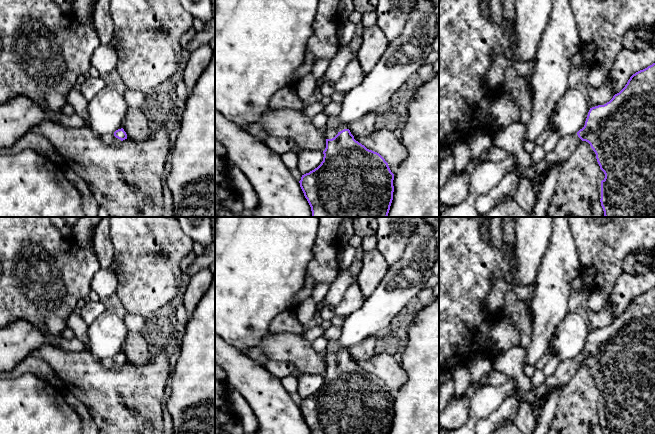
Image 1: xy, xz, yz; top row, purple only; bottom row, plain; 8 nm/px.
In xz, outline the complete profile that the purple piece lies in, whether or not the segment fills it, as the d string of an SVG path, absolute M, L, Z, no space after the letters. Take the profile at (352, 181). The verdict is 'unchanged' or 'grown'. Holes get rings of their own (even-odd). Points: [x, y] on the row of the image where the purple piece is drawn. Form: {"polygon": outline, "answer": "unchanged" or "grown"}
{"polygon": "M338 116L328 117L324 131L326 148L323 151L323 161L317 168L302 175L299 181L311 207L312 217L387 217L394 192L394 174L388 163L379 153L356 141L348 125L341 123Z", "answer": "grown"}

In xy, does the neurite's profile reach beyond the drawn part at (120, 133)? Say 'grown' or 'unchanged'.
grown

